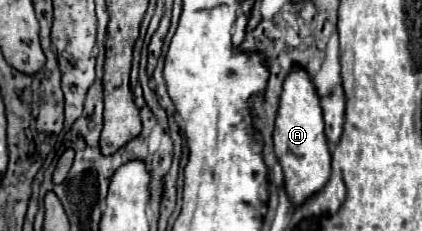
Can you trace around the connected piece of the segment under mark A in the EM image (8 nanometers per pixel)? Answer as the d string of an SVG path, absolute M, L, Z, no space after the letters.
M299 64L291 68L291 72L283 82L273 142L275 142L275 154L285 174L285 190L293 204L303 204L309 196L317 194L327 184L331 174L331 154L325 138L321 98L307 70Z

